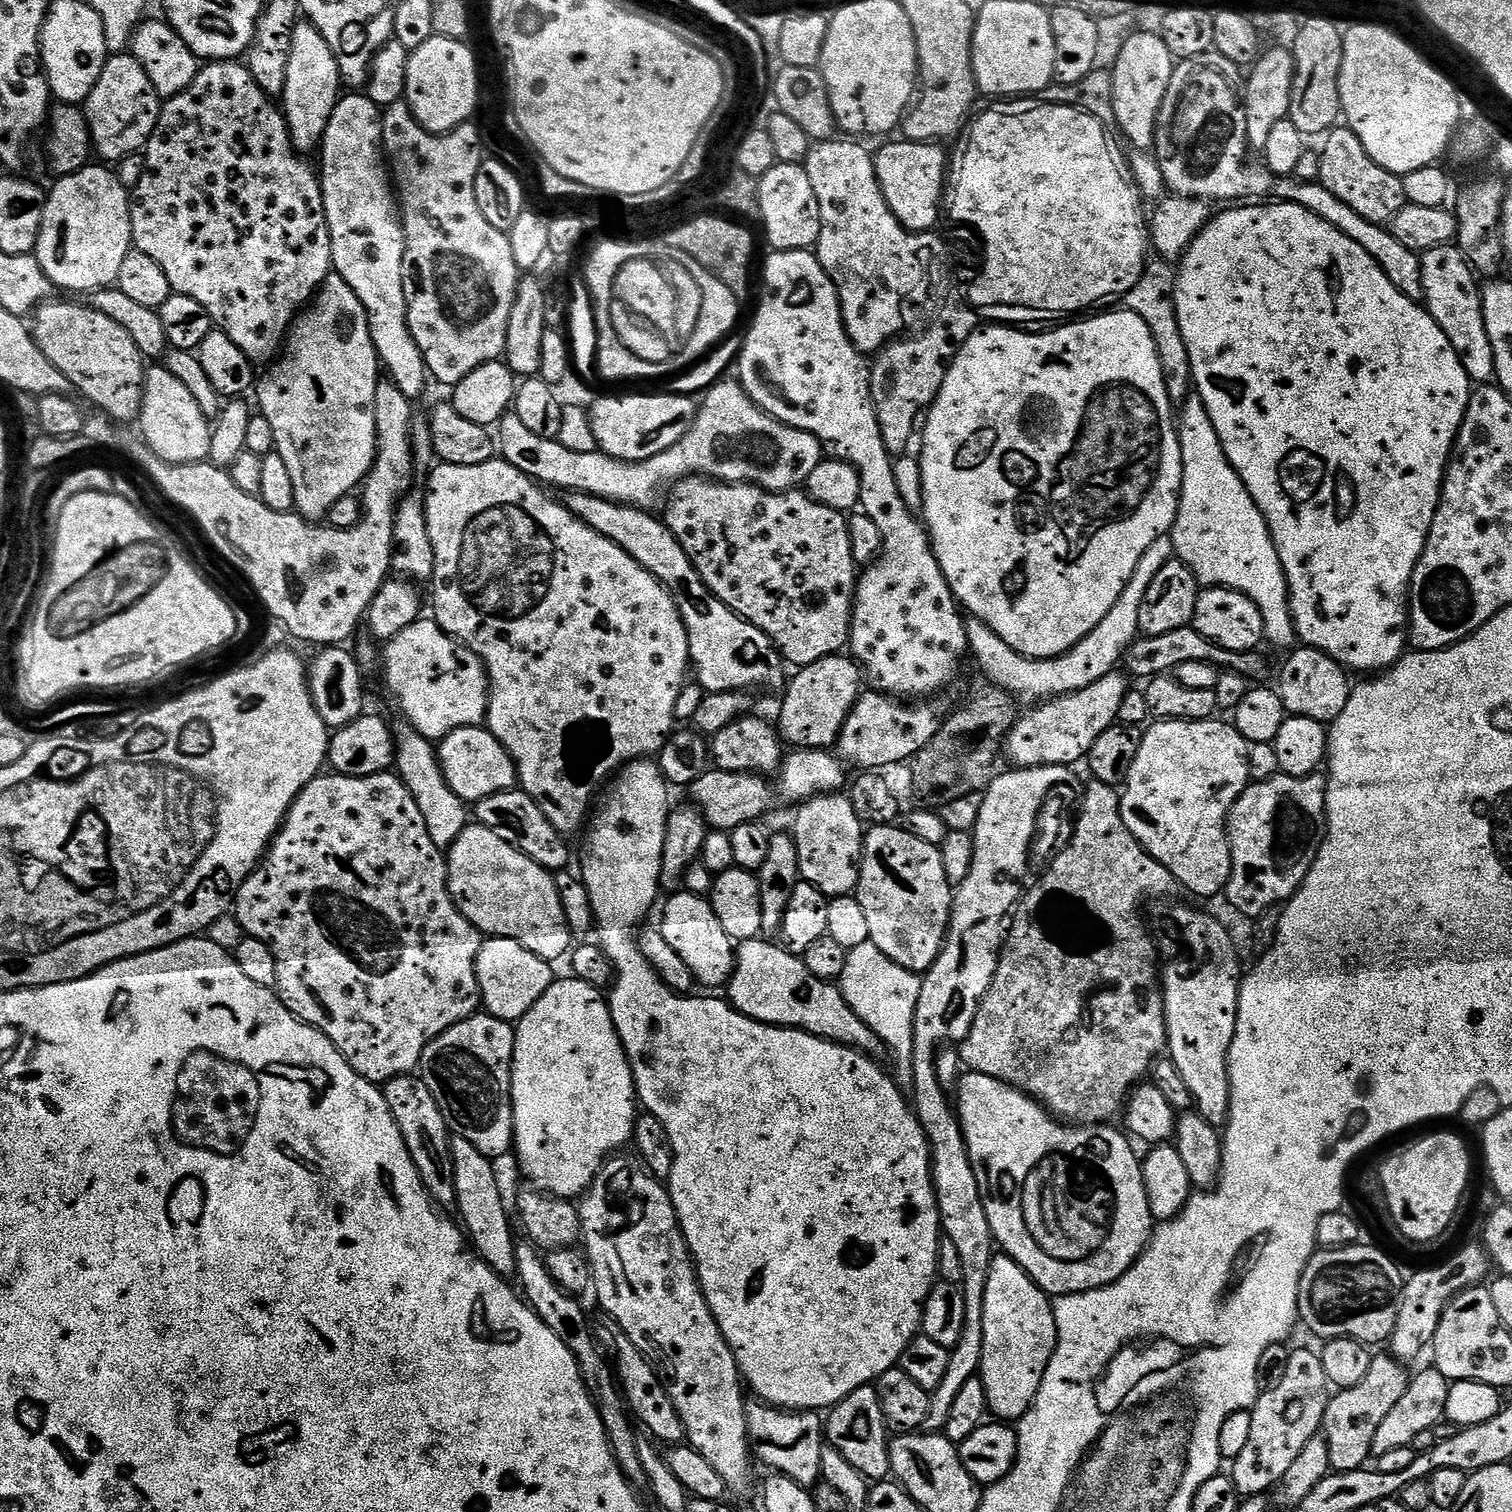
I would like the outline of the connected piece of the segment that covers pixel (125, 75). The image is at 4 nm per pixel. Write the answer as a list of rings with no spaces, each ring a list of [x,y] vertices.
[[[112,54],[98,82],[90,90],[83,105],[88,129],[92,131],[92,151],[104,162],[119,162],[135,156],[147,145],[160,117],[162,98],[154,90],[154,82],[146,78],[146,70],[130,54]]]

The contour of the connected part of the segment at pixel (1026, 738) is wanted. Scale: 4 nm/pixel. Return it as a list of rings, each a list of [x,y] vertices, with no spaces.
[[[1117,670],[1106,674],[1106,678],[1098,678],[1090,686],[1065,696],[1056,696],[1053,700],[1045,700],[1029,707],[1028,712],[1017,719],[1014,727],[1008,732],[1006,756],[1017,768],[1037,768],[1038,766],[1058,766],[1076,763],[1087,757],[1090,746],[1098,742],[1101,734],[1106,734],[1112,724],[1120,719],[1122,698],[1130,691],[1129,677]]]

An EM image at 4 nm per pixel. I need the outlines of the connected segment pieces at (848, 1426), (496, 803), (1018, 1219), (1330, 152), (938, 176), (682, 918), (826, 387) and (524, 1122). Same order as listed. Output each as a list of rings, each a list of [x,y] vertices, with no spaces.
[[[869,1386],[854,1390],[846,1398],[833,1404],[826,1416],[826,1440],[838,1454],[865,1476],[869,1482],[884,1482],[892,1476],[890,1466],[890,1429],[884,1421],[882,1402],[875,1387]]]
[[[519,787],[479,800],[474,806],[474,820],[475,823],[494,830],[494,834],[498,834],[502,842],[510,842],[514,850],[526,854],[526,858],[538,862],[538,866],[542,866],[547,872],[555,874],[571,865],[572,852],[564,841],[567,840],[565,833],[558,831],[550,818],[542,814],[538,801]]]
[[[971,1070],[965,1071],[958,1081],[958,1087],[954,1092],[954,1107],[956,1115],[960,1117],[970,1162],[974,1166],[974,1178],[978,1178],[982,1206],[986,1206],[986,1218],[990,1222],[993,1241],[999,1247],[1000,1244],[1004,1247],[1001,1249],[1006,1255],[1014,1262],[1018,1262],[1018,1266],[1022,1266],[1022,1270],[1026,1270],[1028,1277],[1043,1292],[1047,1292],[1049,1297],[1055,1298],[1089,1292],[1095,1288],[1104,1288],[1108,1284],[1113,1284],[1118,1278],[1122,1278],[1122,1274],[1126,1274],[1126,1270],[1130,1270],[1136,1265],[1137,1258],[1143,1254],[1148,1246],[1148,1241],[1152,1239],[1154,1221],[1150,1202],[1146,1198],[1141,1157],[1139,1155],[1136,1157],[1136,1152],[1132,1149],[1133,1141],[1123,1131],[1120,1133],[1118,1129],[1112,1128],[1116,1126],[1111,1123],[1077,1126],[1072,1122],[1061,1122],[1051,1115],[1040,1101],[1032,1099],[1028,1093],[1021,1092],[1020,1089],[1013,1088],[1011,1084],[1006,1084],[1002,1080],[995,1080],[992,1076]]]
[[[1337,126],[1323,137],[1324,145],[1318,149],[1320,158],[1320,179],[1318,181],[1334,198],[1342,198],[1350,210],[1362,214],[1366,222],[1374,222],[1385,226],[1391,225],[1392,219],[1408,203],[1404,181],[1390,170],[1382,170],[1370,154],[1366,154],[1366,146],[1347,126]]]
[[[903,138],[897,139],[897,144],[888,144],[884,149],[879,153],[878,151],[875,153],[874,159],[876,161],[876,177],[878,178],[878,182],[880,183],[880,189],[882,190],[882,194],[886,198],[886,202],[890,206],[890,210],[896,217],[898,218],[898,222],[901,224],[903,228],[907,228],[909,232],[931,232],[937,226],[936,223],[940,220],[940,199],[945,199],[946,196],[946,188],[944,192],[944,167],[947,166],[948,160],[944,157],[944,152],[939,143],[929,142],[926,144],[920,144],[916,140],[906,140]]]
[[[687,890],[672,895],[676,894],[665,902],[664,917],[658,921],[662,938],[666,938],[686,966],[690,966],[697,985],[723,989],[736,969],[734,941],[728,937],[726,930],[722,930],[722,922],[718,922],[718,914],[714,914],[711,899],[696,896]]]
[[[811,251],[802,252],[777,252],[771,253],[772,257],[764,264],[764,297],[760,300],[760,309],[756,312],[756,317],[752,320],[752,329],[742,340],[742,347],[738,357],[738,379],[744,393],[758,405],[768,416],[773,416],[775,420],[782,421],[786,426],[797,428],[803,432],[814,434],[814,438],[819,440],[826,449],[827,455],[833,460],[841,460],[850,466],[860,476],[860,503],[863,515],[874,518],[878,525],[878,530],[882,530],[883,549],[879,556],[867,565],[859,573],[856,582],[856,598],[852,606],[852,635],[850,637],[850,655],[857,664],[860,665],[867,683],[877,692],[884,693],[885,696],[897,698],[932,698],[939,688],[944,688],[960,672],[960,663],[964,656],[969,655],[968,639],[966,638],[966,620],[962,615],[961,605],[956,602],[956,595],[950,590],[946,578],[942,574],[942,566],[938,566],[938,558],[932,553],[932,541],[928,539],[927,527],[918,519],[913,509],[902,498],[902,493],[898,491],[898,482],[894,479],[894,457],[886,450],[882,430],[878,426],[878,418],[874,410],[872,401],[872,370],[865,353],[859,352],[854,346],[854,342],[844,329],[844,319],[842,318],[842,306],[838,298],[838,290],[834,282],[826,274],[826,270],[820,264],[820,259]]]
[[[567,978],[568,980],[553,979],[546,994],[534,1002],[534,1006],[515,1025],[516,1041],[514,1042],[514,1058],[512,1059],[512,1109],[514,1110],[514,1134],[512,1143],[514,1145],[514,1157],[520,1163],[520,1168],[524,1171],[524,1176],[529,1180],[533,1189],[547,1192],[550,1196],[558,1196],[562,1200],[575,1201],[583,1197],[592,1181],[596,1179],[601,1168],[606,1161],[625,1143],[631,1141],[632,1131],[636,1125],[638,1115],[638,1097],[636,1094],[636,1081],[632,1078],[632,1067],[628,1064],[628,1055],[624,1052],[624,1047],[620,1041],[620,1036],[616,1032],[616,1027],[612,1021],[612,1010],[605,993],[581,980]]]

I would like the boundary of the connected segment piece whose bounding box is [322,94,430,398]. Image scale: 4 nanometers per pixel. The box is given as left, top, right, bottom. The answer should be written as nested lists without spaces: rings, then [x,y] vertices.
[[[348,94],[336,101],[336,109],[328,123],[328,129],[322,141],[322,153],[324,152],[324,172],[322,168],[322,187],[324,190],[324,209],[326,210],[326,218],[328,219],[328,229],[330,230],[330,238],[332,239],[332,262],[335,271],[340,273],[342,278],[346,278],[346,282],[350,286],[350,290],[354,290],[354,294],[358,294],[358,298],[362,302],[362,306],[368,315],[368,325],[370,326],[370,334],[372,341],[376,347],[376,354],[380,357],[380,363],[383,371],[390,375],[391,383],[398,386],[398,390],[402,390],[402,394],[406,394],[410,398],[417,398],[424,392],[424,387],[430,384],[428,375],[428,367],[422,358],[422,350],[418,350],[418,346],[414,342],[414,338],[408,329],[408,311],[406,310],[406,294],[402,286],[402,258],[404,257],[404,221],[400,215],[397,197],[394,195],[394,184],[390,179],[389,169],[386,167],[385,157],[382,155],[382,137],[380,134],[380,118],[381,109],[377,108],[376,103],[366,94]]]

